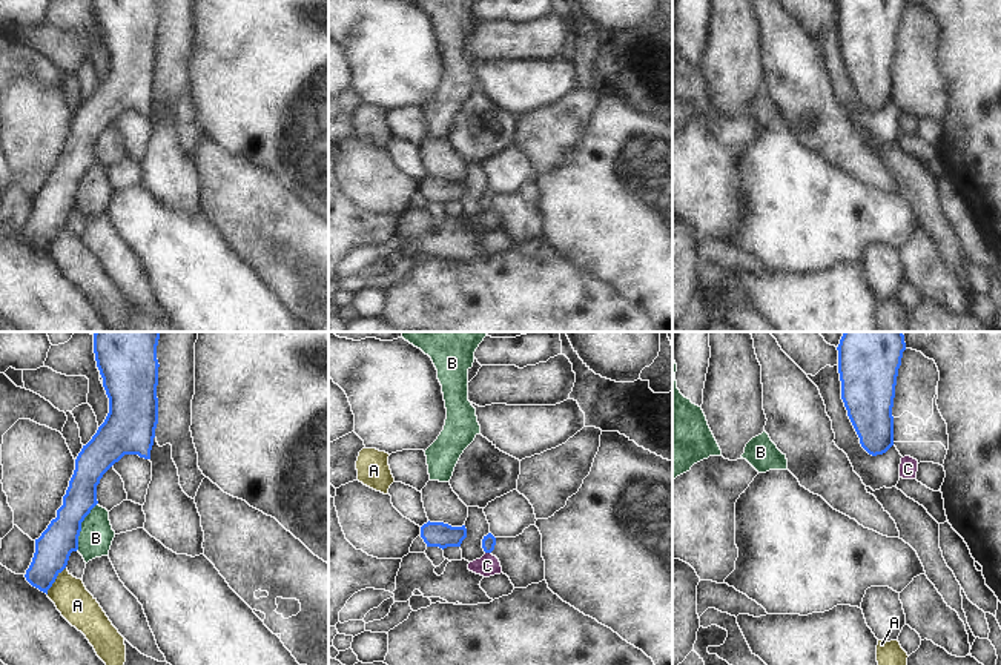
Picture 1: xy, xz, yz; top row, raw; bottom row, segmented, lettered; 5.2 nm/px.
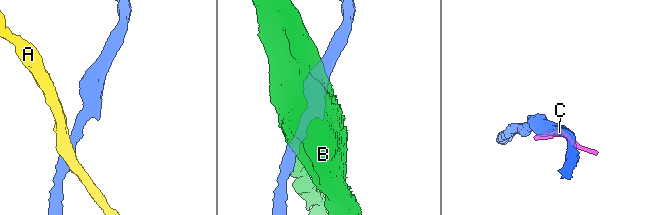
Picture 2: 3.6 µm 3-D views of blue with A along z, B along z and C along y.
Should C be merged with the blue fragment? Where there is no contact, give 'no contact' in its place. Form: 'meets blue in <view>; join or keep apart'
meets blue in xz; keep apart

